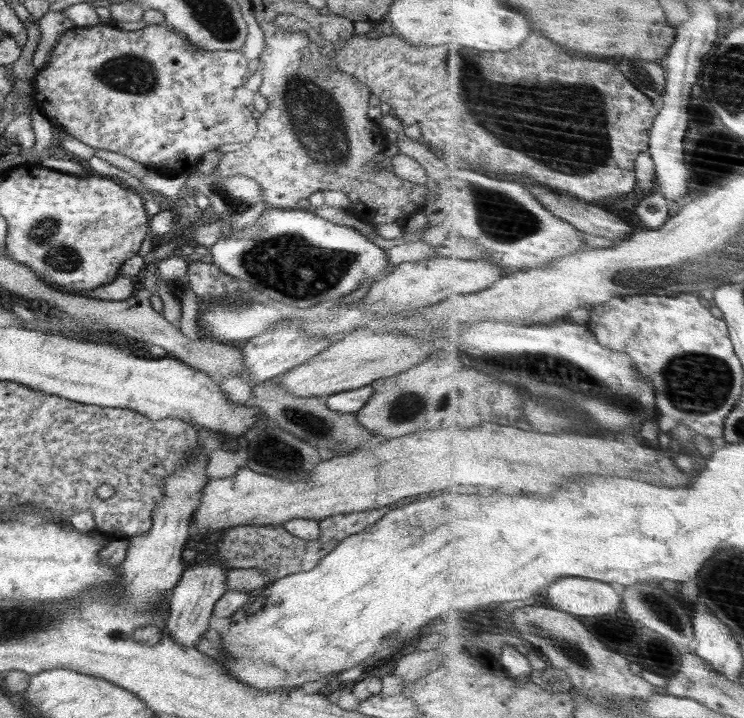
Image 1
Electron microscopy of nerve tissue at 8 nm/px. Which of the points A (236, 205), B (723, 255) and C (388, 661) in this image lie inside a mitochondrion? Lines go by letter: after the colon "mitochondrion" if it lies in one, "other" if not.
A: mitochondrion
B: mitochondrion
C: other

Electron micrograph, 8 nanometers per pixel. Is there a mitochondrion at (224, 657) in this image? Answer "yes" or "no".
no

